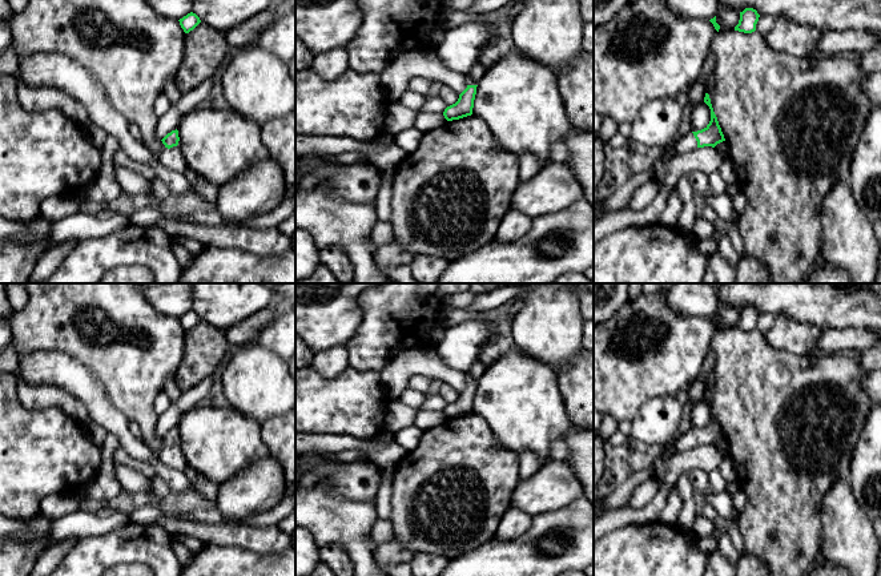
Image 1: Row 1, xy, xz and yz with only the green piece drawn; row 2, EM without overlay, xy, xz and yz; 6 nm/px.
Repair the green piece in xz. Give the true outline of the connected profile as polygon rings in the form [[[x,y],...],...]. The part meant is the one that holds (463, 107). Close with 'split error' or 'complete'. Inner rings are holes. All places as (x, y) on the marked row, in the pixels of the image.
[[[468,73],[464,74],[464,78],[467,88],[459,94],[458,101],[447,106],[443,112],[447,121],[459,120],[472,114],[478,82],[474,81]]]; split error

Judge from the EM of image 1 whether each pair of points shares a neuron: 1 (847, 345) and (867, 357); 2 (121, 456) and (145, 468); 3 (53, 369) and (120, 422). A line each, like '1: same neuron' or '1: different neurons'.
1: different neurons
2: same neuron
3: same neuron

